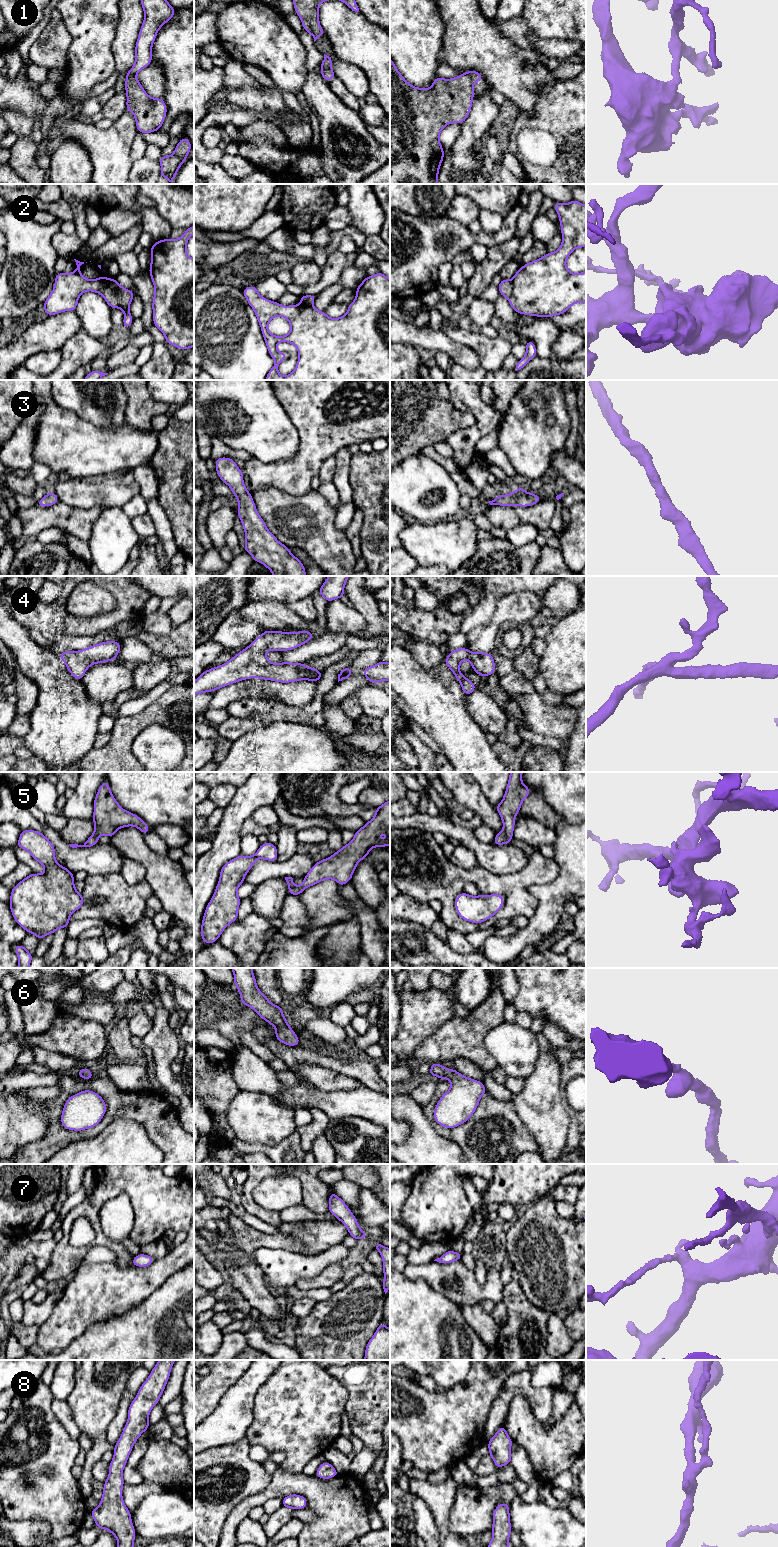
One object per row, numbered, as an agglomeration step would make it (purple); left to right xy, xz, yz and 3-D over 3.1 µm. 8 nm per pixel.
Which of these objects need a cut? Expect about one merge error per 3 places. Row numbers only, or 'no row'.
1, 2

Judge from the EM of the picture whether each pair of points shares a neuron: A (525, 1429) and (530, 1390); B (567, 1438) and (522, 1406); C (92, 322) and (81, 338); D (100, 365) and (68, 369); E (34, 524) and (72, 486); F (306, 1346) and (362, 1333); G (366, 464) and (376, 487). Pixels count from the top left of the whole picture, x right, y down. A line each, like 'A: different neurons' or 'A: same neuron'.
A: different neurons
B: same neuron
C: different neurons
D: different neurons
E: different neurons
F: same neuron
G: same neuron

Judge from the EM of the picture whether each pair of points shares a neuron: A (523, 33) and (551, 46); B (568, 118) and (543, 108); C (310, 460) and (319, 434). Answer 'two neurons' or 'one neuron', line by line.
A: one neuron
B: one neuron
C: one neuron

